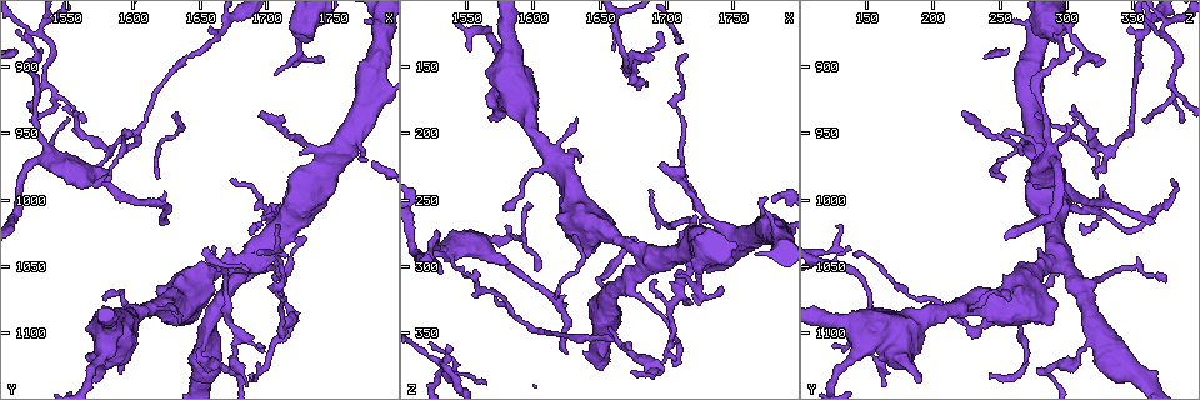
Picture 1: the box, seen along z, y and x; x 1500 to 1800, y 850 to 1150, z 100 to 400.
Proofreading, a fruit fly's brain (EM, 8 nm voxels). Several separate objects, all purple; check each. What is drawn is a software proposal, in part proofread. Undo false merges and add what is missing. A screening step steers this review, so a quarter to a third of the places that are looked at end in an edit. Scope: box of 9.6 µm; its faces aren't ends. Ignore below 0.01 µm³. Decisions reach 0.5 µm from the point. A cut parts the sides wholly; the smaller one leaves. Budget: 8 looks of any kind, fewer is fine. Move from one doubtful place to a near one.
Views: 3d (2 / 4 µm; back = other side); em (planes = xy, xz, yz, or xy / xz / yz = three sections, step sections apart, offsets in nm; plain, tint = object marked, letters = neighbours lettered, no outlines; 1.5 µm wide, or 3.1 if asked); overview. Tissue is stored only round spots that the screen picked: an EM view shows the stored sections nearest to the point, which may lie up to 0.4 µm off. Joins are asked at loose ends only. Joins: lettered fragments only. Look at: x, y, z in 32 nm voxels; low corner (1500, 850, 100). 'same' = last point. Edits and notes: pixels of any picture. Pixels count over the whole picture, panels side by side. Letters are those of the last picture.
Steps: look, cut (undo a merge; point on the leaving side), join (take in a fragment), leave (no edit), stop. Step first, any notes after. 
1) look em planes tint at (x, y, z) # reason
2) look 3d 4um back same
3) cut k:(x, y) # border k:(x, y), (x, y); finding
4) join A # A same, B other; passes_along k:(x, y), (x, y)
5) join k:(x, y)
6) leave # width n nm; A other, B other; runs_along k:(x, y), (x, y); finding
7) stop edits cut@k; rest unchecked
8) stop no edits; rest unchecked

look em 3.1um xy step 16 tint at (1642, 1078, 292) # branch stops here

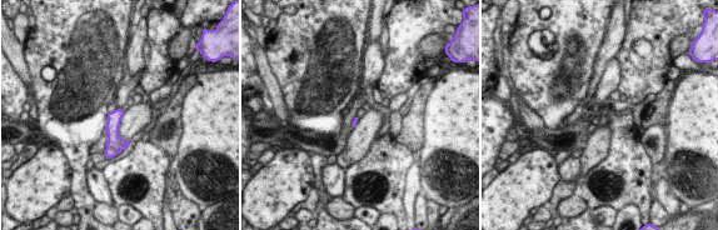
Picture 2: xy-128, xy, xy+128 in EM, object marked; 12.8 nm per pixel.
look em 3.1um planes letters same

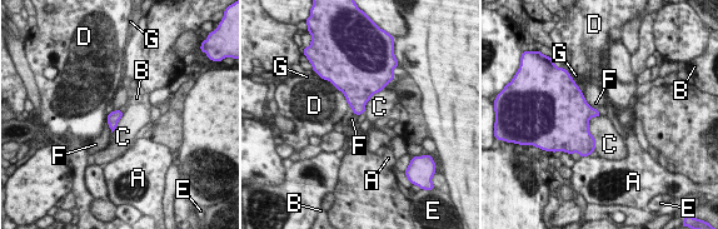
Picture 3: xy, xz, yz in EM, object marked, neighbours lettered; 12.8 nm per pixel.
leave # longest_contact C 480 nm; A other, B other, C other, D other, E other, F other, G other; no lettered fragment goes on from it

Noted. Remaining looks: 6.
look em planes plain at (1726, 892, 318) # sharp bend

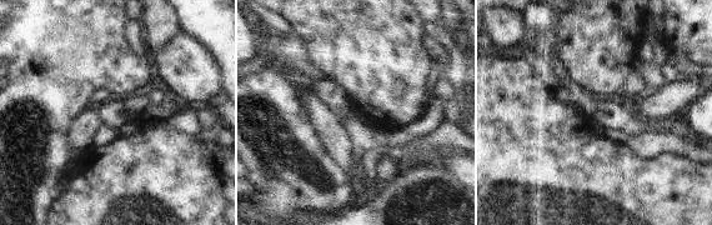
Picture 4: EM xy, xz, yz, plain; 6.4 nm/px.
look em planes tint same # with the object marked

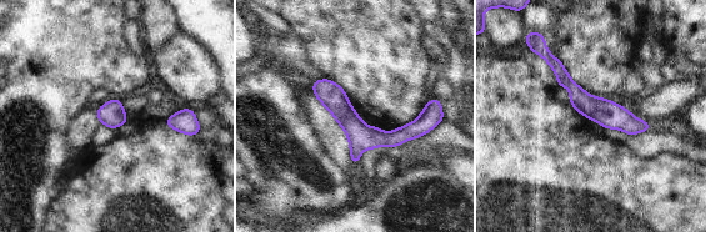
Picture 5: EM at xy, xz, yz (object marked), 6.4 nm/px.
look em planes letters same # what lies round it

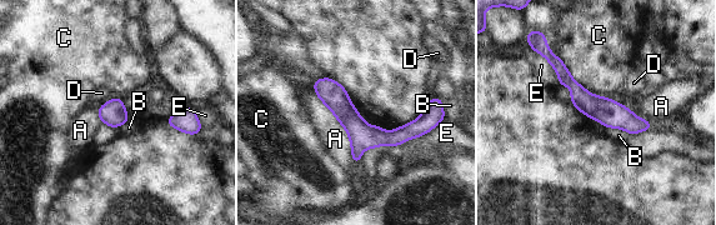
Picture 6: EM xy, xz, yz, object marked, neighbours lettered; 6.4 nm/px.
leave # width 170 nm; longest_contact A 550 nm; A other, B other, C other, D other, E other; one neuron here

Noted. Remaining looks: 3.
look em xz step 4 letters at (1694, 932, 220) # tapers out

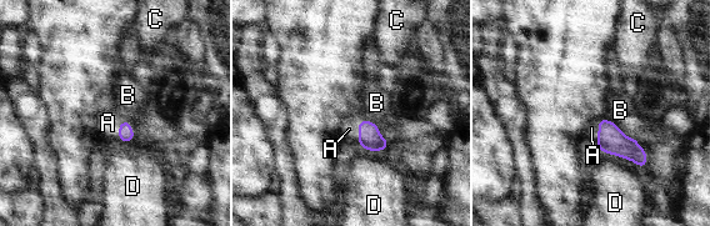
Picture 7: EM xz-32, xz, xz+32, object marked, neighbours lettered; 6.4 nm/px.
join A # A same, B other, C other, D other; passes_along 7:(611, 140), (599, 132), (591, 127); it goes on there

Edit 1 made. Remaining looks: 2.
stop edits join@7; rest unchecked

